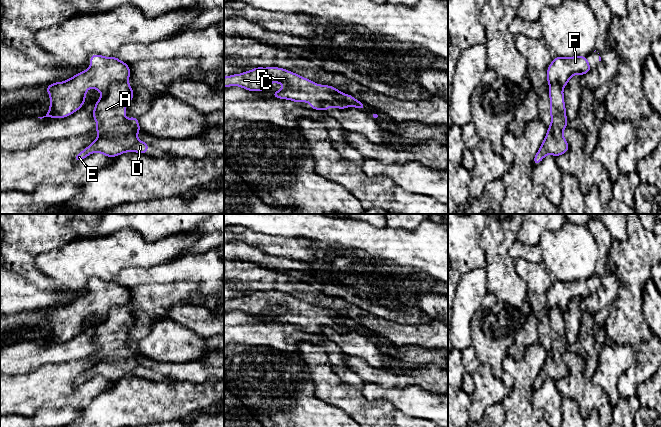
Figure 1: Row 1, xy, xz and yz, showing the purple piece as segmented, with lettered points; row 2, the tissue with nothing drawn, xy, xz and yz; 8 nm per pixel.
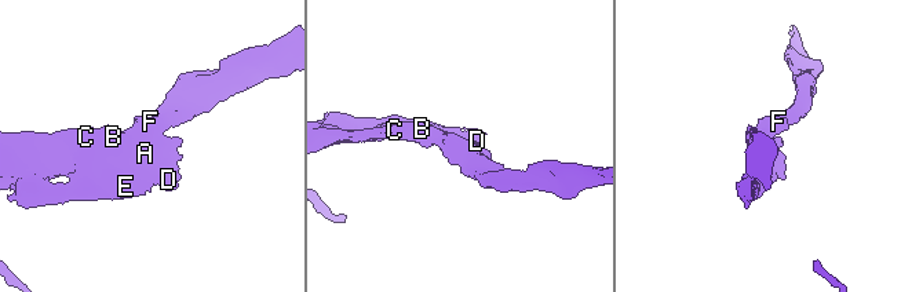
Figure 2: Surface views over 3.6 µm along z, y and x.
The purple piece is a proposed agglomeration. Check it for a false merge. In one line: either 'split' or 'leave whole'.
split

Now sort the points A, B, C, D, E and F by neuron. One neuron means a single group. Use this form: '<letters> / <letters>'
A D E / B C F

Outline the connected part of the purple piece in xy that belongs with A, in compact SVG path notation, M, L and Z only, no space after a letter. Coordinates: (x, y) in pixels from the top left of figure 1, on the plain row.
M128 305L113 308L102 316L92 338L99 360L73 382L75 386L95 376L111 382L125 376L147 377L149 369L137 362L137 357L141 356L138 341L125 343L126 327L133 321Z

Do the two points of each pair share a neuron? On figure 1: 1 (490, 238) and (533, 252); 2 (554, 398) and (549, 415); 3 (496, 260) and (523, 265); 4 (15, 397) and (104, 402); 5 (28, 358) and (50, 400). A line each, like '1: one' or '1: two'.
1: two
2: one
3: two
4: two
5: two

